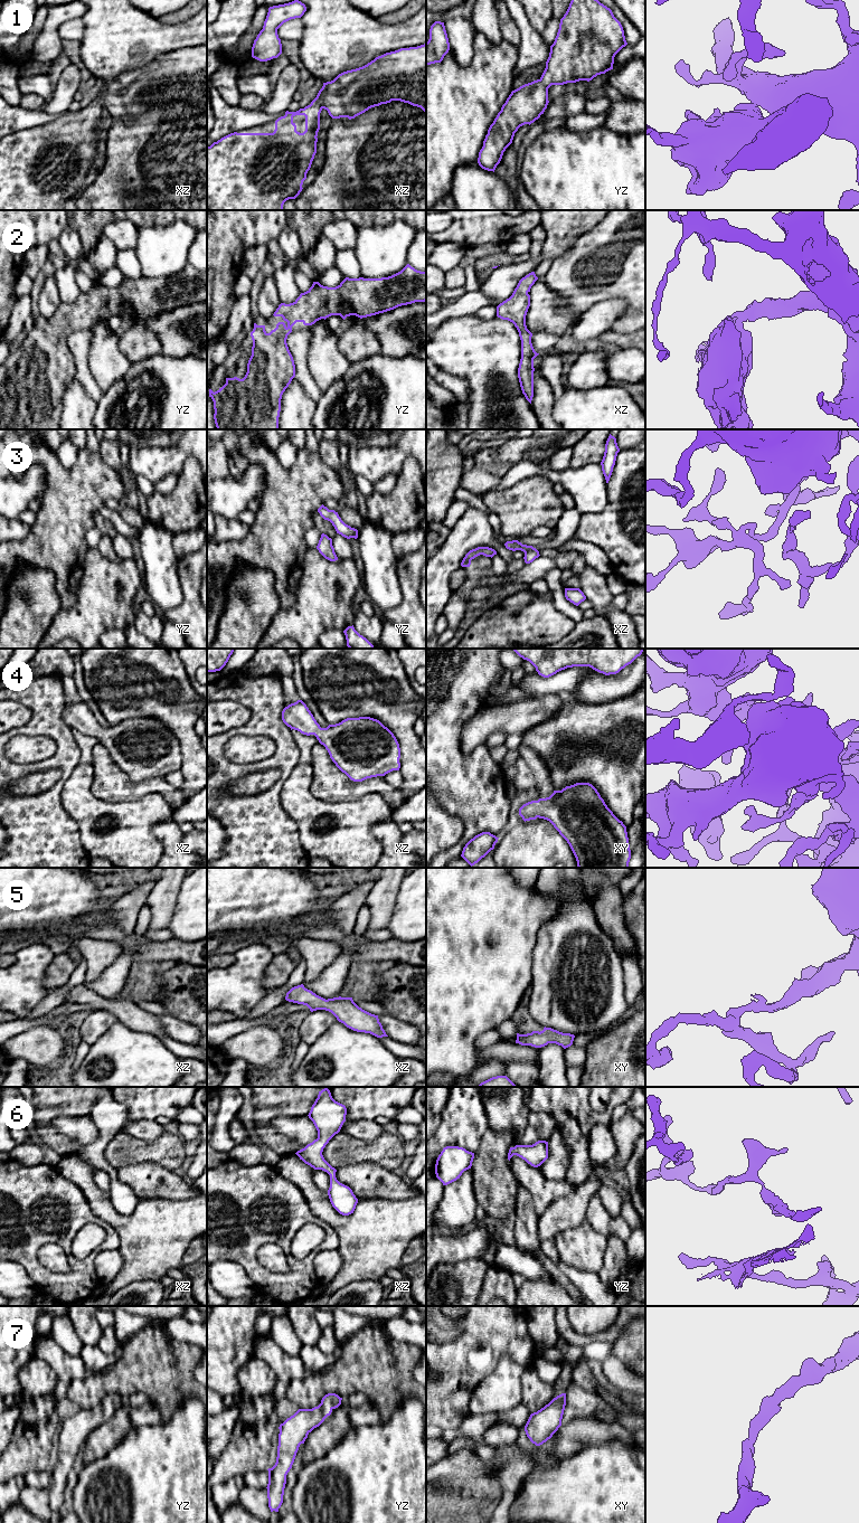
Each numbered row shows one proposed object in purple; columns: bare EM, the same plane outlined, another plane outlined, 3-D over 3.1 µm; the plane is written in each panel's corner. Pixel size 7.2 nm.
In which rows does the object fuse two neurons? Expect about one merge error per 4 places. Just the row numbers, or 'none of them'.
none of them

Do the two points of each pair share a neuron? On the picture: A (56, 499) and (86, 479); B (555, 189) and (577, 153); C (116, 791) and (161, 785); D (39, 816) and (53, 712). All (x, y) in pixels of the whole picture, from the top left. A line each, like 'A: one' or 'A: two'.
A: one
B: one
C: one
D: one

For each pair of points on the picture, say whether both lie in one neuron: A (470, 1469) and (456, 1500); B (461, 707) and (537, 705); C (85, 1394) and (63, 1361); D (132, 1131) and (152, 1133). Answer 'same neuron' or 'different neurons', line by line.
A: same neuron
B: different neurons
C: different neurons
D: same neuron

